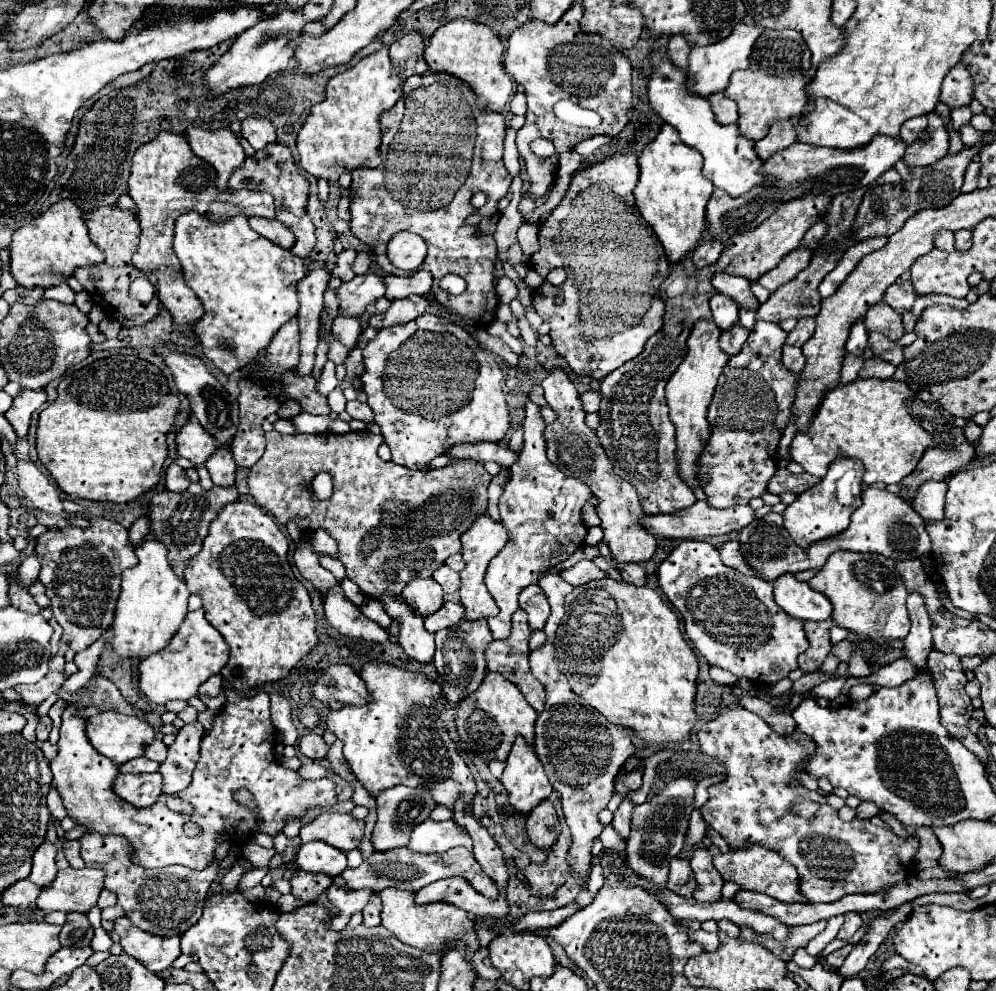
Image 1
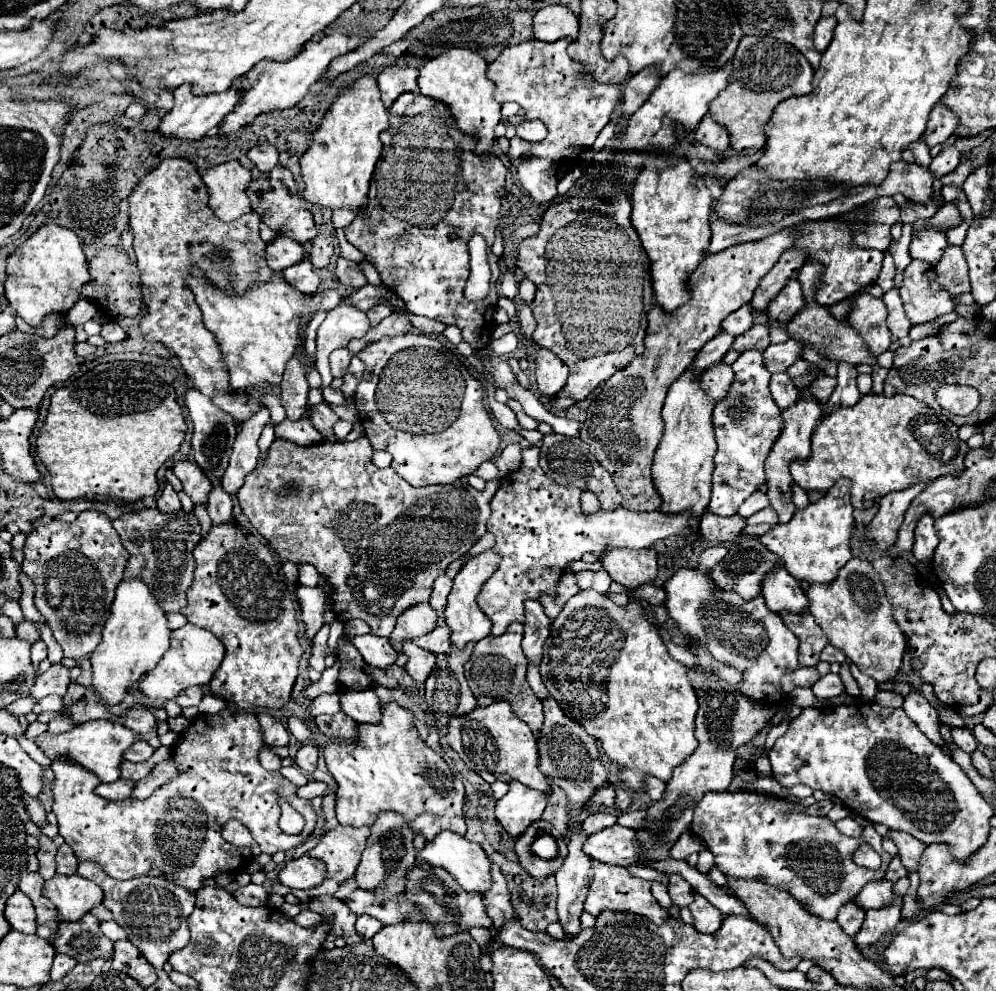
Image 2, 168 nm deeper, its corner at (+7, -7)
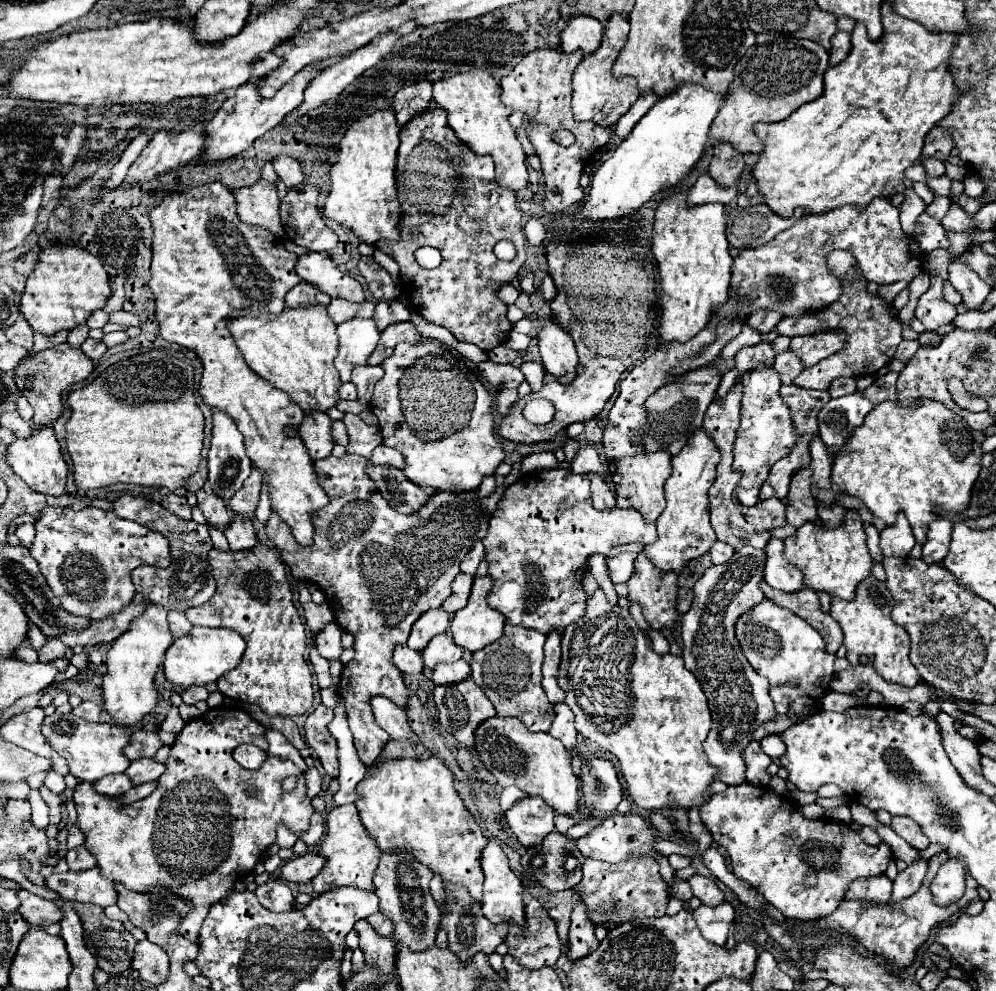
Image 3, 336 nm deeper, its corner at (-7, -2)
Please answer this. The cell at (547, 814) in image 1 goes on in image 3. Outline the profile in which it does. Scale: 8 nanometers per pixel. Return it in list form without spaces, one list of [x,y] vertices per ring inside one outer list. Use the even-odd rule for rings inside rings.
[[[550,833],[540,847],[530,847],[526,855],[522,855],[520,863],[542,887],[548,887],[550,891],[564,891],[564,889],[572,889],[582,879],[580,863],[570,875],[562,867],[566,857],[572,855],[574,851],[576,849],[572,839],[568,839],[562,833]],[[536,855],[542,859],[536,861],[534,859]]]

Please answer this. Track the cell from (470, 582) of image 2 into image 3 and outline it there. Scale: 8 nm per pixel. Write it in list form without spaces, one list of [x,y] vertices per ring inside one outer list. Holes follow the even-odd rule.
[[[476,577],[468,605],[454,615],[450,625],[452,639],[458,643],[458,647],[470,653],[488,647],[504,635],[506,617],[502,617],[502,613],[486,603],[486,595],[490,593],[490,589],[490,577]]]

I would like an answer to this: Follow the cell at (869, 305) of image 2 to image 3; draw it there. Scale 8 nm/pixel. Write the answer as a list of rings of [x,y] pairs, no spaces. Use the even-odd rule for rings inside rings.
[[[832,251],[826,259],[830,265],[830,273],[834,273],[842,281],[842,297],[830,305],[828,309],[820,313],[804,313],[796,317],[784,317],[776,325],[778,335],[786,337],[796,337],[796,335],[806,335],[806,333],[822,333],[826,329],[842,329],[846,333],[846,345],[840,349],[836,355],[830,355],[818,373],[808,375],[808,385],[798,385],[806,389],[828,389],[830,383],[838,377],[864,377],[864,375],[874,375],[878,369],[886,367],[894,353],[898,343],[902,341],[900,335],[900,323],[888,313],[888,301],[884,301],[880,295],[870,295],[866,291],[868,281],[854,269],[854,255],[848,251]]]

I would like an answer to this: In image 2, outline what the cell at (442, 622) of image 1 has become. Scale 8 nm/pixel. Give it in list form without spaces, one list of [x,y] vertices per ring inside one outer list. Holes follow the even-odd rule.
[[[440,622],[430,634],[424,634],[424,636],[416,638],[414,644],[420,646],[420,648],[424,648],[424,650],[428,650],[428,652],[448,652],[452,648],[448,624]]]

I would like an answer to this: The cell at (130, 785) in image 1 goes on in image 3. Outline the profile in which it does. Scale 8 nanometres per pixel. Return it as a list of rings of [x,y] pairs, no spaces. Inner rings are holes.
[[[122,773],[122,775],[102,777],[100,781],[96,781],[96,783],[92,783],[92,785],[94,785],[94,789],[96,789],[98,793],[108,795],[108,797],[120,797],[122,793],[126,793],[126,791],[132,787],[130,779],[124,777],[124,773]]]

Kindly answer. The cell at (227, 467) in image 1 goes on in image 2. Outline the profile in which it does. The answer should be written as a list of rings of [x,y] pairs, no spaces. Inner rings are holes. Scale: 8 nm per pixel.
[[[220,484],[214,486],[208,494],[208,514],[212,518],[212,524],[222,524],[232,518],[232,498]]]

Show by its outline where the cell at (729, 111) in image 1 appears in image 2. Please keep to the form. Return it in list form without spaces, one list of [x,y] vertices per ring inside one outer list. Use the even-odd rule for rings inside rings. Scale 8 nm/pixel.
[[[706,114],[698,128],[694,130],[694,138],[706,146],[710,146],[712,150],[718,150],[720,154],[728,150],[730,146],[730,138],[728,138],[728,130],[724,130],[724,126],[720,126],[718,122],[712,120],[710,114]]]

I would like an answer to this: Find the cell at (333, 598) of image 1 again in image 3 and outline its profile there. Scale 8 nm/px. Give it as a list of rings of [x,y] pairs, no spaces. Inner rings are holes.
[[[398,645],[394,649],[394,665],[402,671],[402,673],[422,673],[424,671],[424,663],[422,663],[422,655],[418,651],[412,651],[406,645]]]

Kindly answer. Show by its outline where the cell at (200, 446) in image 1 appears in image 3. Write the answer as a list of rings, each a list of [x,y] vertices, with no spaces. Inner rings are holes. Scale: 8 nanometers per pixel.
[[[200,489],[196,495],[198,495],[198,507],[206,517],[206,523],[224,531],[226,525],[230,525],[230,513],[224,501],[218,499],[214,493],[206,493],[204,489]]]

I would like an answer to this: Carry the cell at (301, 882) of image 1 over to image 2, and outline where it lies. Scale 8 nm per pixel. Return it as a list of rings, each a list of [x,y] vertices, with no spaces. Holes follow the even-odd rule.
[[[332,896],[310,898],[308,908],[328,920],[328,924],[330,924],[330,934],[334,934],[334,936],[342,936],[342,934],[344,934],[348,944],[360,942],[360,936],[358,936],[356,930],[354,930],[356,914],[352,914],[352,912],[348,910],[348,906],[346,906],[344,902],[340,902],[338,898],[332,898]]]

